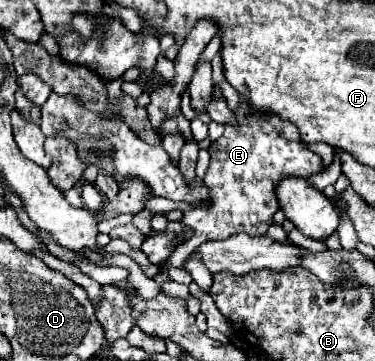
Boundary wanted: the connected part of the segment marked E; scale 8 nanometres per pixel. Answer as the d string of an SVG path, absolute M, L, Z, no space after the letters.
M240 96L240 108L236 110L236 118L240 122L240 128L234 128L232 124L226 124L226 130L222 138L212 142L208 146L210 152L210 166L206 172L206 186L210 188L212 206L208 210L204 208L192 208L184 212L182 222L192 226L196 230L194 238L186 240L172 253L167 263L171 267L181 267L184 260L202 242L208 240L226 240L232 234L246 232L250 236L262 236L266 234L268 226L272 224L274 212L280 208L278 198L274 192L274 184L278 178L284 176L314 176L324 170L322 158L300 144L298 128L294 128L290 122L282 122L278 116L270 114L268 120L258 118L256 110L250 110L246 104L246 96Z

